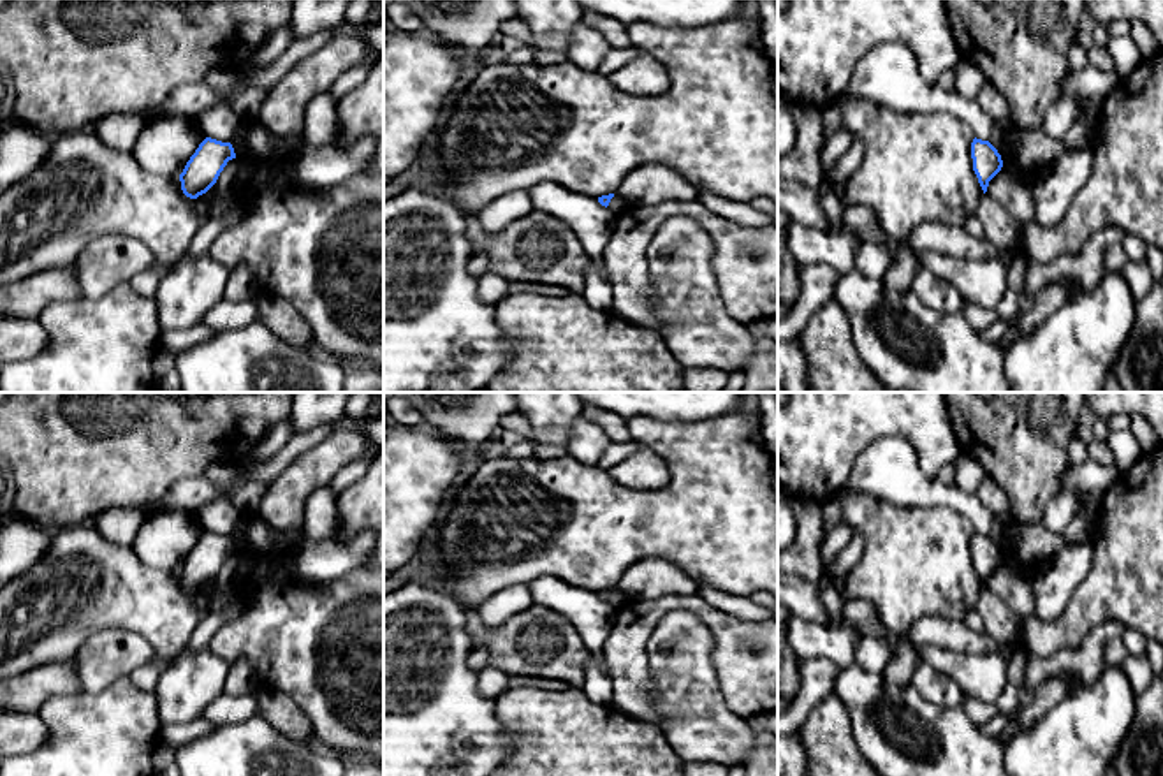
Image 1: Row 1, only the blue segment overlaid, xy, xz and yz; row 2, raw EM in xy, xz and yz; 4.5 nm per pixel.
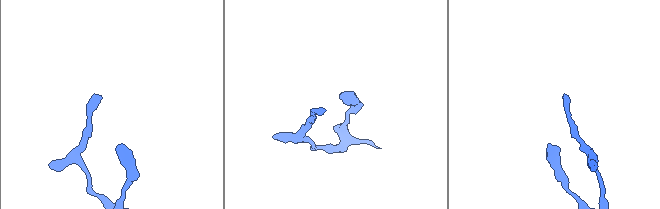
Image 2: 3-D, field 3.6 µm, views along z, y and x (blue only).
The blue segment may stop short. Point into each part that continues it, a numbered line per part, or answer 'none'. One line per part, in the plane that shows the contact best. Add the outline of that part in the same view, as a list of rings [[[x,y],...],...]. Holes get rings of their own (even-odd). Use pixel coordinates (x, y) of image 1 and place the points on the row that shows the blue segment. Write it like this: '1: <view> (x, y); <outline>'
none

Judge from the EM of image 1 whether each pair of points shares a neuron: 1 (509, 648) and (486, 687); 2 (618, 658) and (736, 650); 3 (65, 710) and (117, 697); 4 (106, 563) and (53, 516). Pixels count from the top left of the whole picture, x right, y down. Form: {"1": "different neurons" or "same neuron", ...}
{"1": "different neurons", "2": "same neuron", "3": "same neuron", "4": "different neurons"}

